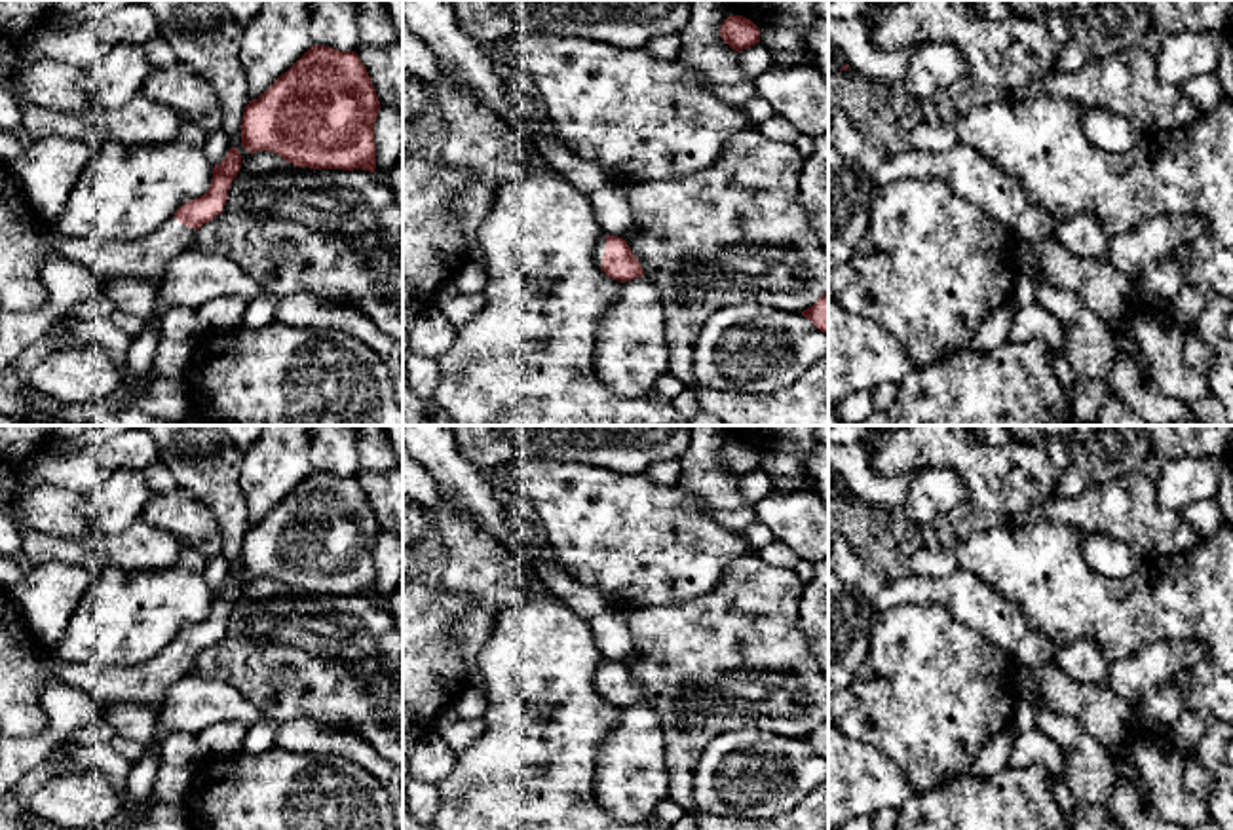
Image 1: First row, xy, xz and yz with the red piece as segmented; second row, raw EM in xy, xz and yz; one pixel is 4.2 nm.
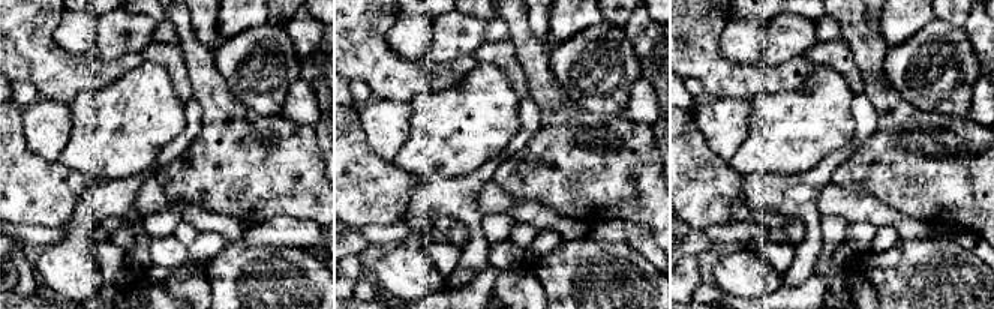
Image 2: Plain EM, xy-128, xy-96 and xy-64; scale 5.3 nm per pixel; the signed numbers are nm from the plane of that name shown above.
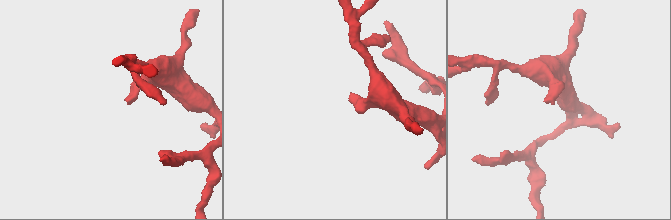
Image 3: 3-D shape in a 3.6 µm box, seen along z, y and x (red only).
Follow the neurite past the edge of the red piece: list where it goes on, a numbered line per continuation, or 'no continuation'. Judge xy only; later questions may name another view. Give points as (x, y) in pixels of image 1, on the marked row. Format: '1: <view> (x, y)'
1: xy (149, 257)

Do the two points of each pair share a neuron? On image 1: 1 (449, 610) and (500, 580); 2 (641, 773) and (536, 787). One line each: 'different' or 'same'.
1: different
2: different

